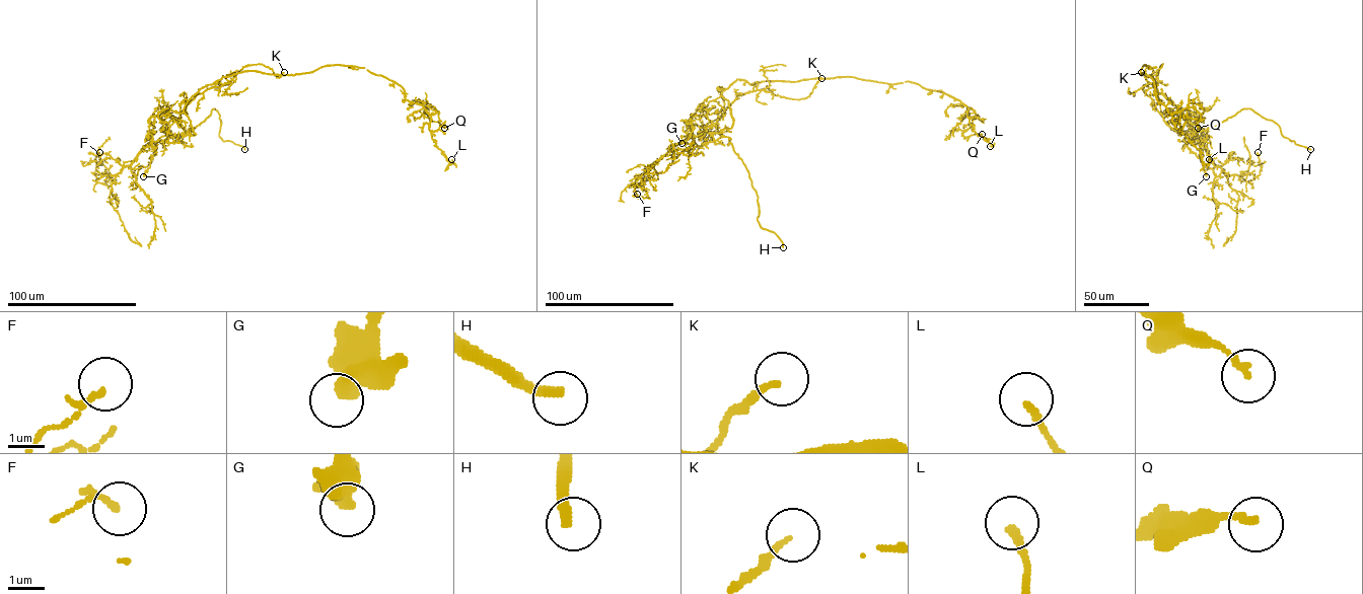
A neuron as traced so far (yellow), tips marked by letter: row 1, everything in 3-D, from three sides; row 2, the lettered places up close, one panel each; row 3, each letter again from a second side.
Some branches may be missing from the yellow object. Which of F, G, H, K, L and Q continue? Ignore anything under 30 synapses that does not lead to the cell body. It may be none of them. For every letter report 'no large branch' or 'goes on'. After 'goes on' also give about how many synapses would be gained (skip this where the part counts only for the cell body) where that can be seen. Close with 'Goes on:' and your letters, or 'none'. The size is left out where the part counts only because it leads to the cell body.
F: no large branch
G: no large branch
H: goes on
K: no large branch
L: no large branch
Q: no large branch
Goes on: H

